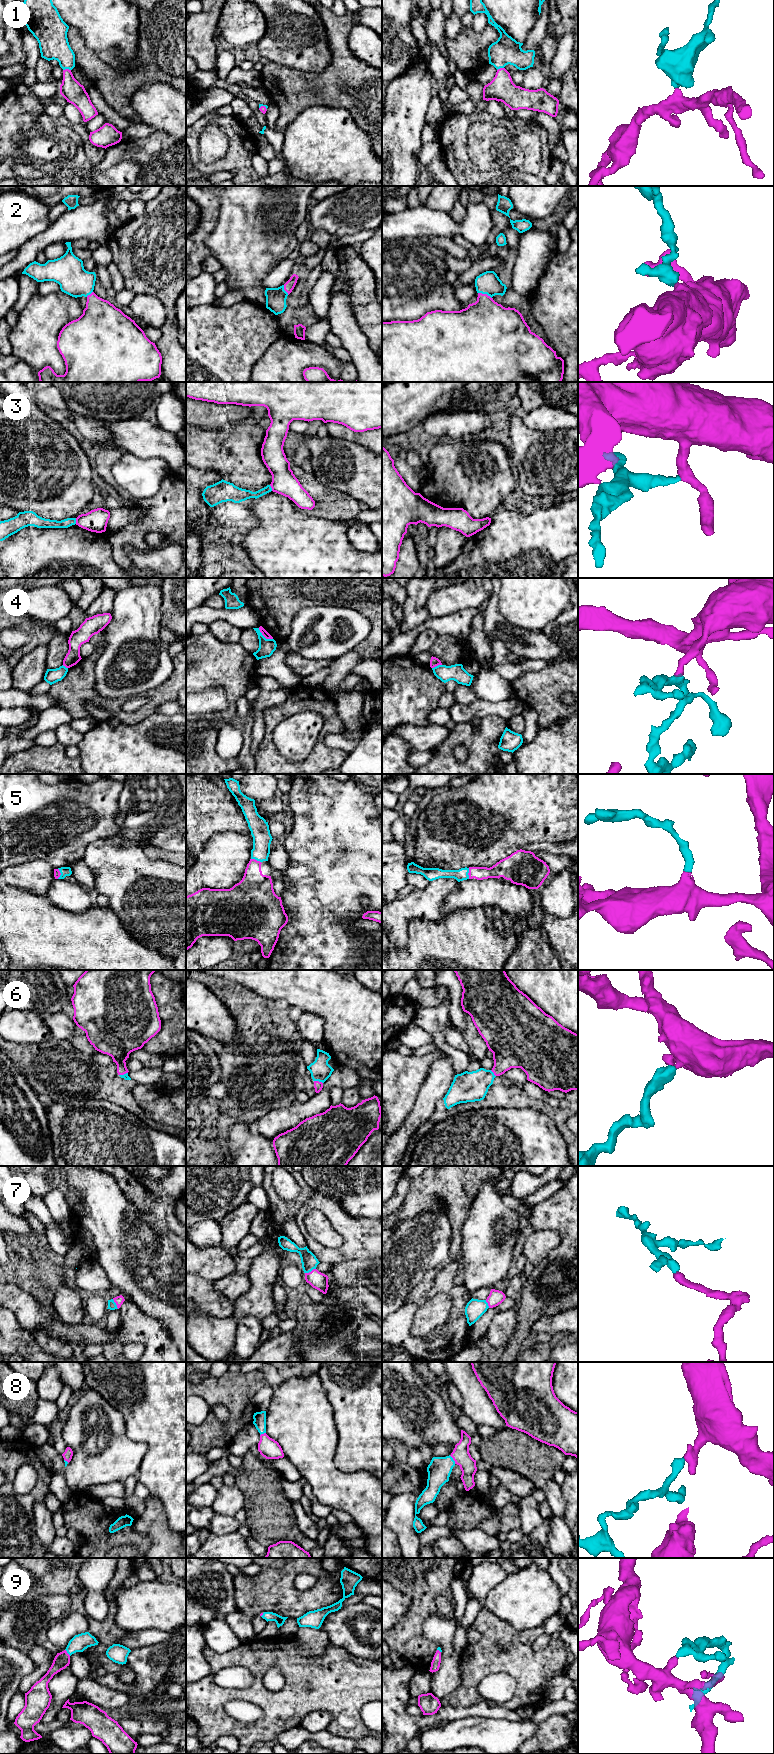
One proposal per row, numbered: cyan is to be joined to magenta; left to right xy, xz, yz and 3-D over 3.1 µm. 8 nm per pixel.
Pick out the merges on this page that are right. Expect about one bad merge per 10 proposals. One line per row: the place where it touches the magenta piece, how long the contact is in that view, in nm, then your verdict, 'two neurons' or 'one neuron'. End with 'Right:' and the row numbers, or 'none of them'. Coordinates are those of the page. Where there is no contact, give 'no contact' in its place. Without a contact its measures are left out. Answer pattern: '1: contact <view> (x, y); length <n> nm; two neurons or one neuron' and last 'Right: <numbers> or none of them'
1: contact xy (66, 69); length 60 nm; one neuron
2: contact yz (485, 294); length 120 nm; one neuron
3: contact xy (76, 521); length 50 nm; two neurons
4: contact xz (264, 636); length 150 nm; two neurons
5: contact yz (468, 873); length 90 nm; one neuron
6: contact xz (318, 1081); length 80 nm; one neuron
7: contact xz (311, 1271); length 100 nm; one neuron
8: contact yz (453, 1459); length 90 nm; one neuron
9: contact xy (66, 1652); length 70 nm; one neuron
Right: 1, 2, 5, 6, 7, 8, 9

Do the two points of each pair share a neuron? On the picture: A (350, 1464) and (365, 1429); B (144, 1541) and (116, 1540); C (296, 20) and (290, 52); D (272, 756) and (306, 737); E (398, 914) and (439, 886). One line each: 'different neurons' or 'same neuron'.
A: same neuron
B: same neuron
C: same neuron
D: different neurons
E: same neuron

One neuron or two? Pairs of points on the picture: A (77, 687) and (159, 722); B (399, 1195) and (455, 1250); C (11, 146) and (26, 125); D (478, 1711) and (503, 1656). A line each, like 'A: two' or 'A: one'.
A: two
B: two
C: one
D: two

